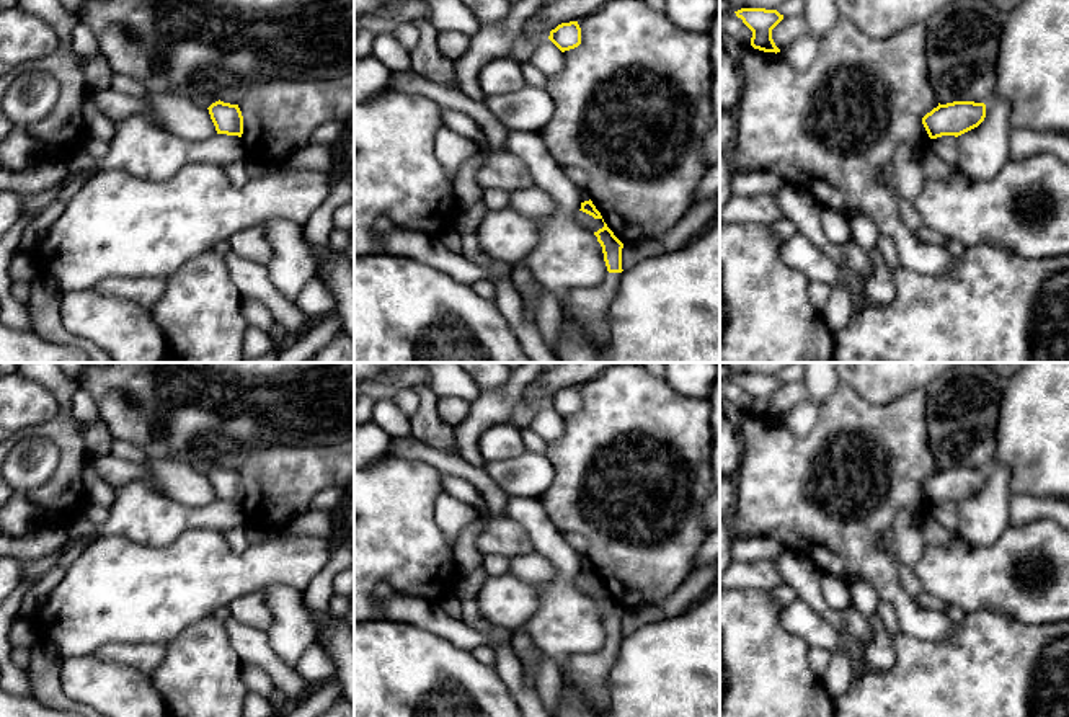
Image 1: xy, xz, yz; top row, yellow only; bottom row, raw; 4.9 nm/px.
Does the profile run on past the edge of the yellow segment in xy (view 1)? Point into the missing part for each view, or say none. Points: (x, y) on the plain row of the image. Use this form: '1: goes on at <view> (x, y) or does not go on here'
1: does not go on here

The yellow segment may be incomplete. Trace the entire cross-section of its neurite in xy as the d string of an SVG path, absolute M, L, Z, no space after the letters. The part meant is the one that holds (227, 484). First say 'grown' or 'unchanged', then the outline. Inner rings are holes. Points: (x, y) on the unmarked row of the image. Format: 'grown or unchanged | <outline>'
unchanged | M215 467L209 474L211 485L217 500L238 501L243 500L243 482L238 470Z

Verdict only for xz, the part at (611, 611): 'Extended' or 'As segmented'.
Extended

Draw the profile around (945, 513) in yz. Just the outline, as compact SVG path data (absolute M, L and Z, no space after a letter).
M942 501L930 506L930 513L935 521L938 521L943 528L950 531L958 529L958 503L955 501Z

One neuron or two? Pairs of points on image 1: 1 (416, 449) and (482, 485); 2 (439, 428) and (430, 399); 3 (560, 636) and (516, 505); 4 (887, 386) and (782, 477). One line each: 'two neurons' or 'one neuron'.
1: one neuron
2: one neuron
3: one neuron
4: two neurons

